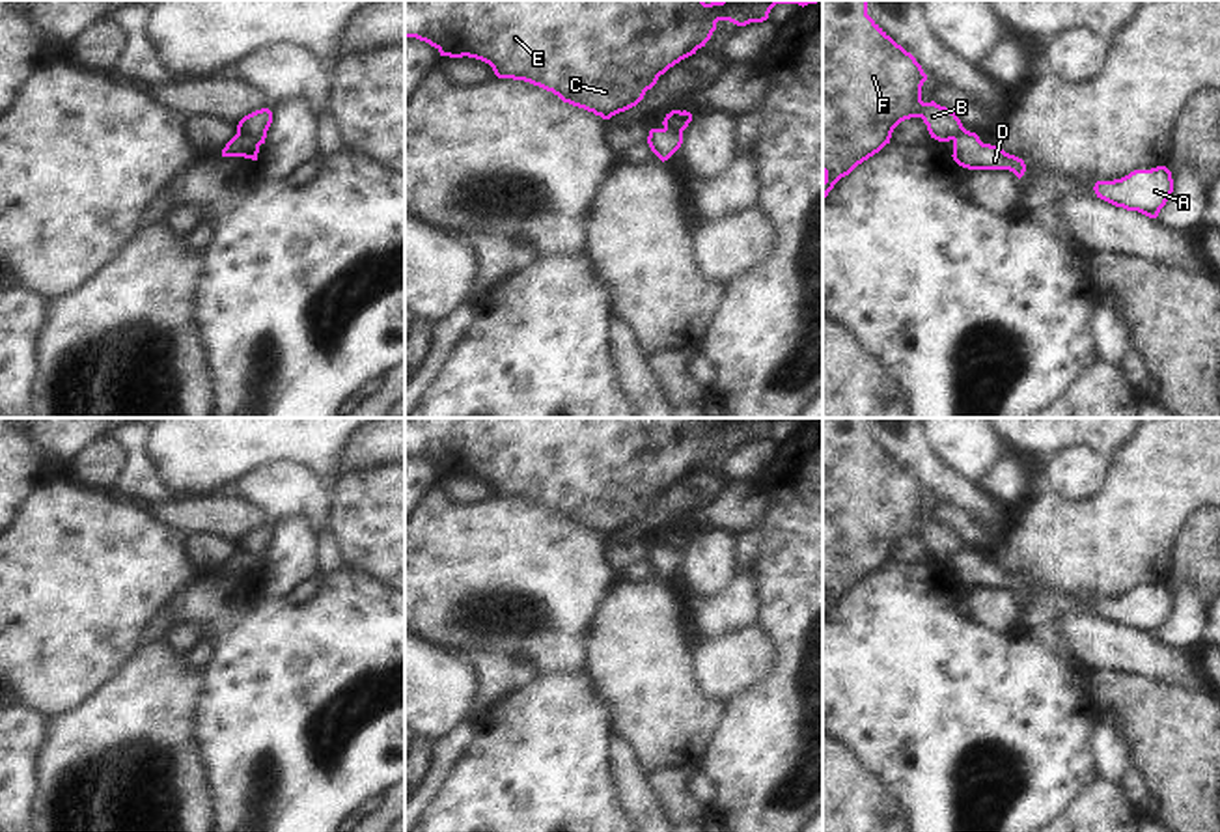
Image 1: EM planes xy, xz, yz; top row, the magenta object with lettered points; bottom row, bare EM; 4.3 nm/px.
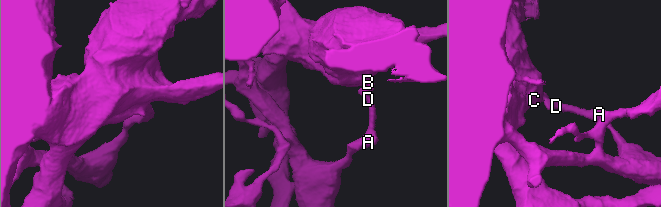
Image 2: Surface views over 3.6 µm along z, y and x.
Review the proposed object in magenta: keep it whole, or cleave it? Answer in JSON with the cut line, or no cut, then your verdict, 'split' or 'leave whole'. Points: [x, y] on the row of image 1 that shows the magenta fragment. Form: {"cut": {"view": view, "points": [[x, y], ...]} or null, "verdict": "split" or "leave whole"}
{"cut": {"view": "xy", "points": [[237, 131], [262, 142]]}, "verdict": "split"}

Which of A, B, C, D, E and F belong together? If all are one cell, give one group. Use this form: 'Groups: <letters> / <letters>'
Groups: A D / B C E F.

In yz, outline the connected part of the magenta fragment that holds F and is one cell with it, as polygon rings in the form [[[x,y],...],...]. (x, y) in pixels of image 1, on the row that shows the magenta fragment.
[[[823,0],[823,198],[841,177],[890,144],[894,129],[905,119],[922,118],[938,142],[950,142],[964,129],[950,108],[922,101],[925,80],[916,58],[867,15],[867,0]]]

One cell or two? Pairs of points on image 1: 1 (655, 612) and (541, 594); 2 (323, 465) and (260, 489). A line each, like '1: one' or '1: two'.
1: two
2: two

